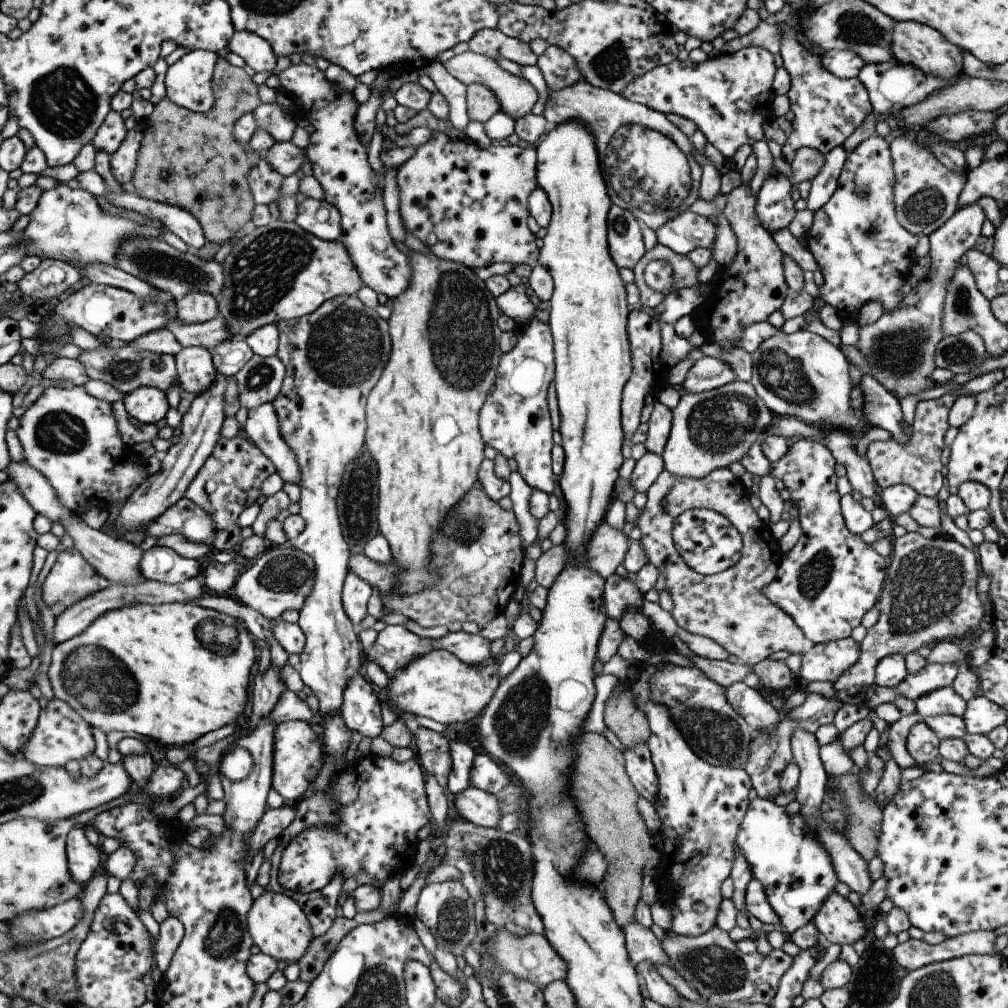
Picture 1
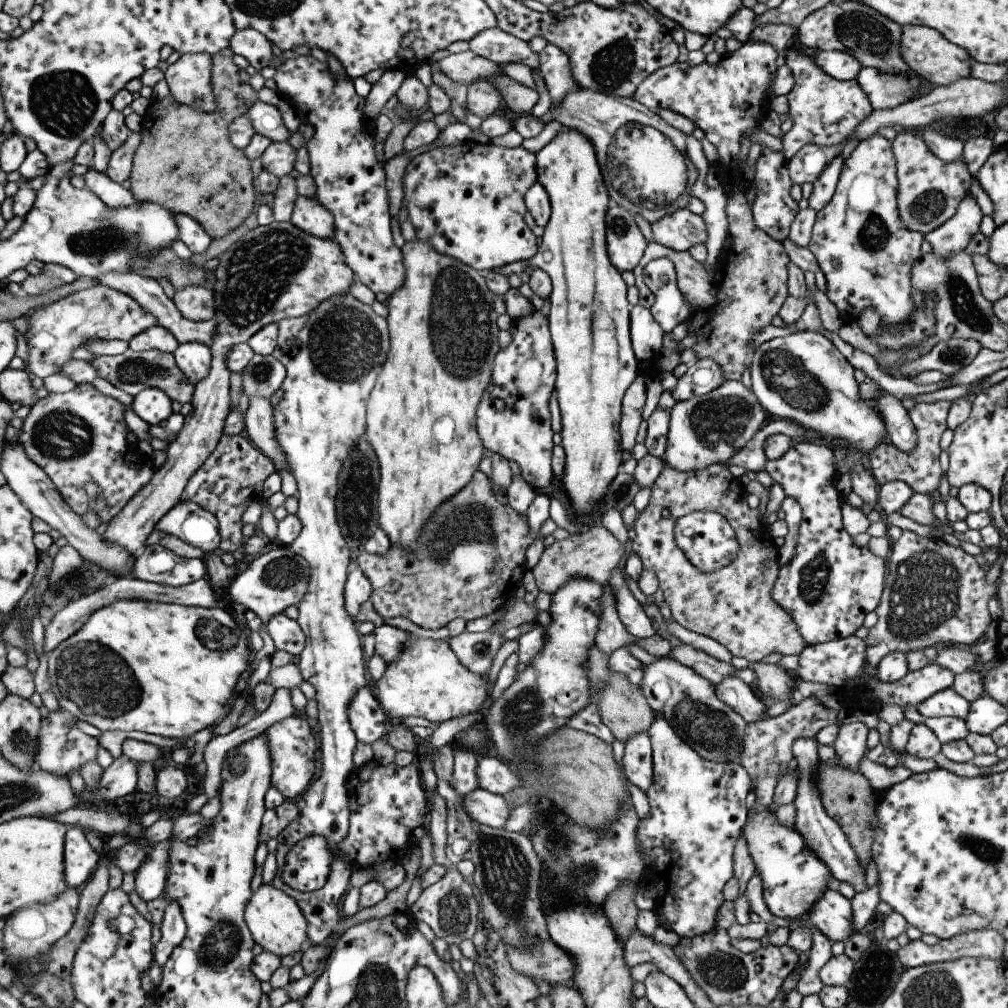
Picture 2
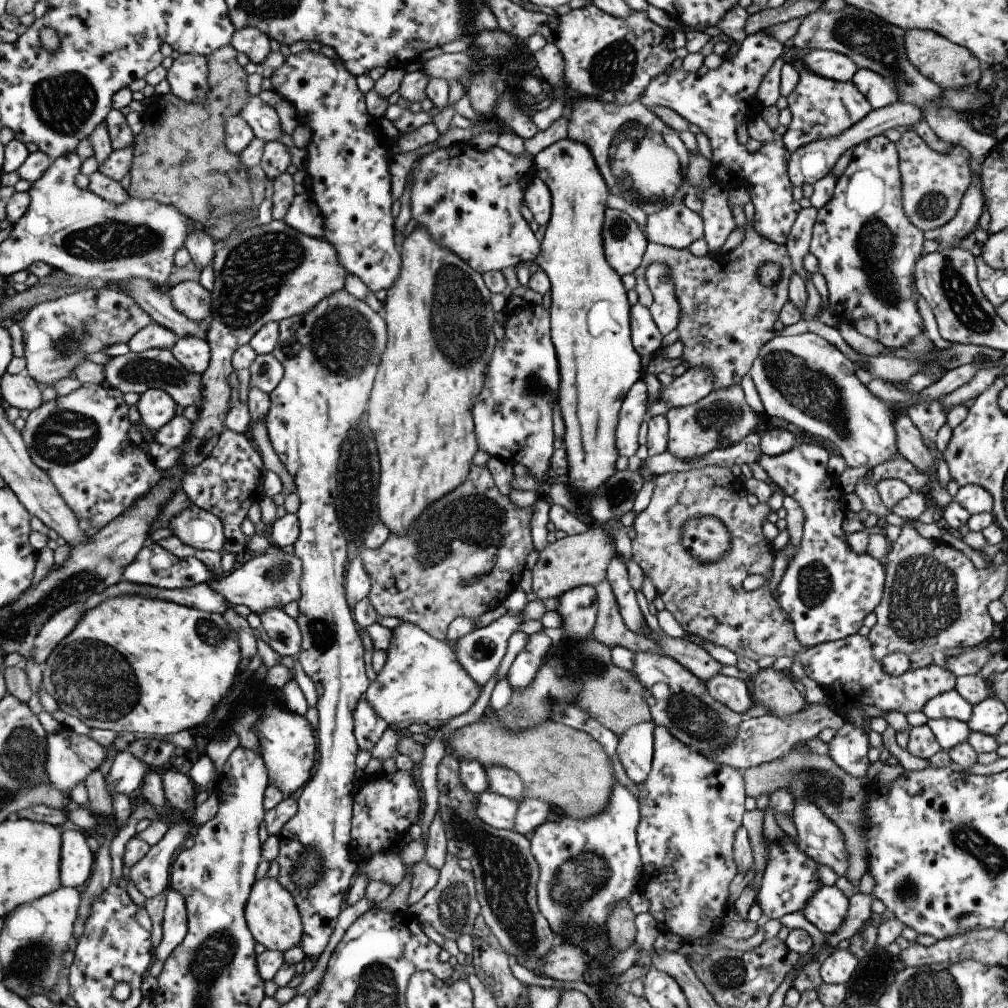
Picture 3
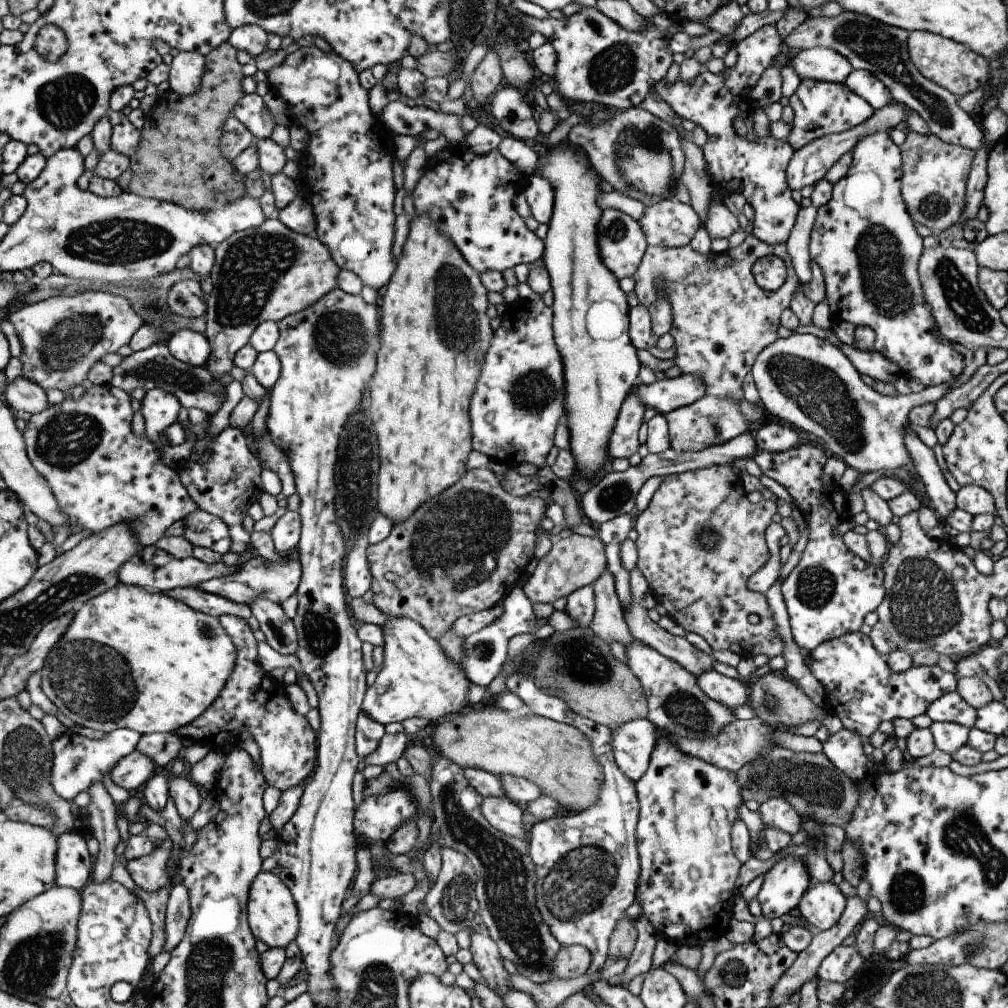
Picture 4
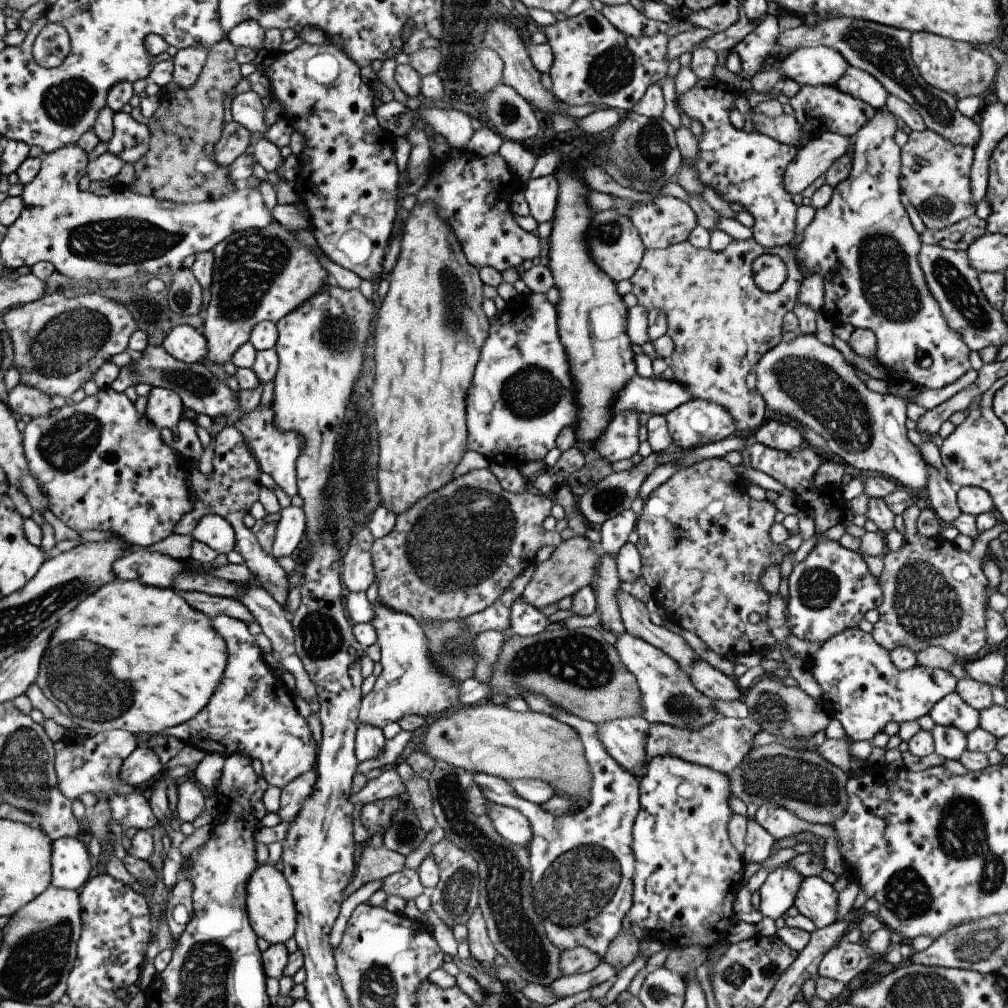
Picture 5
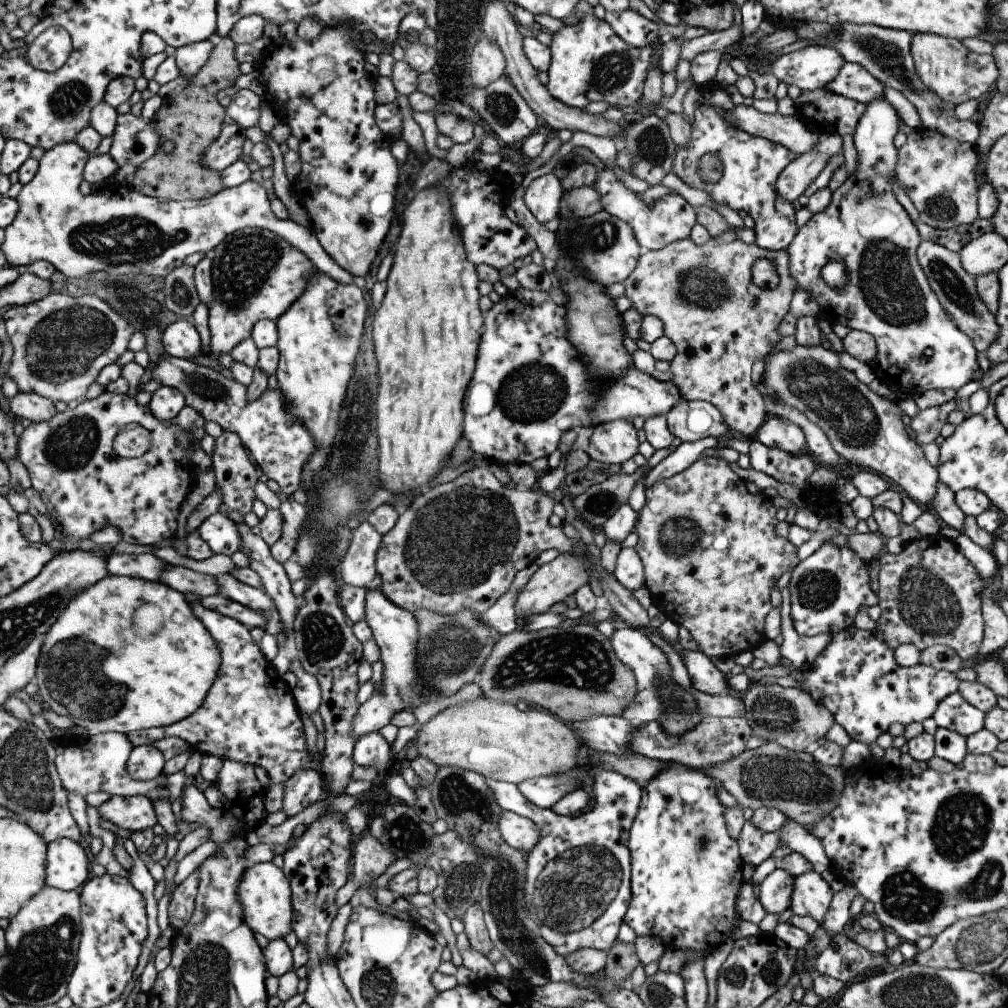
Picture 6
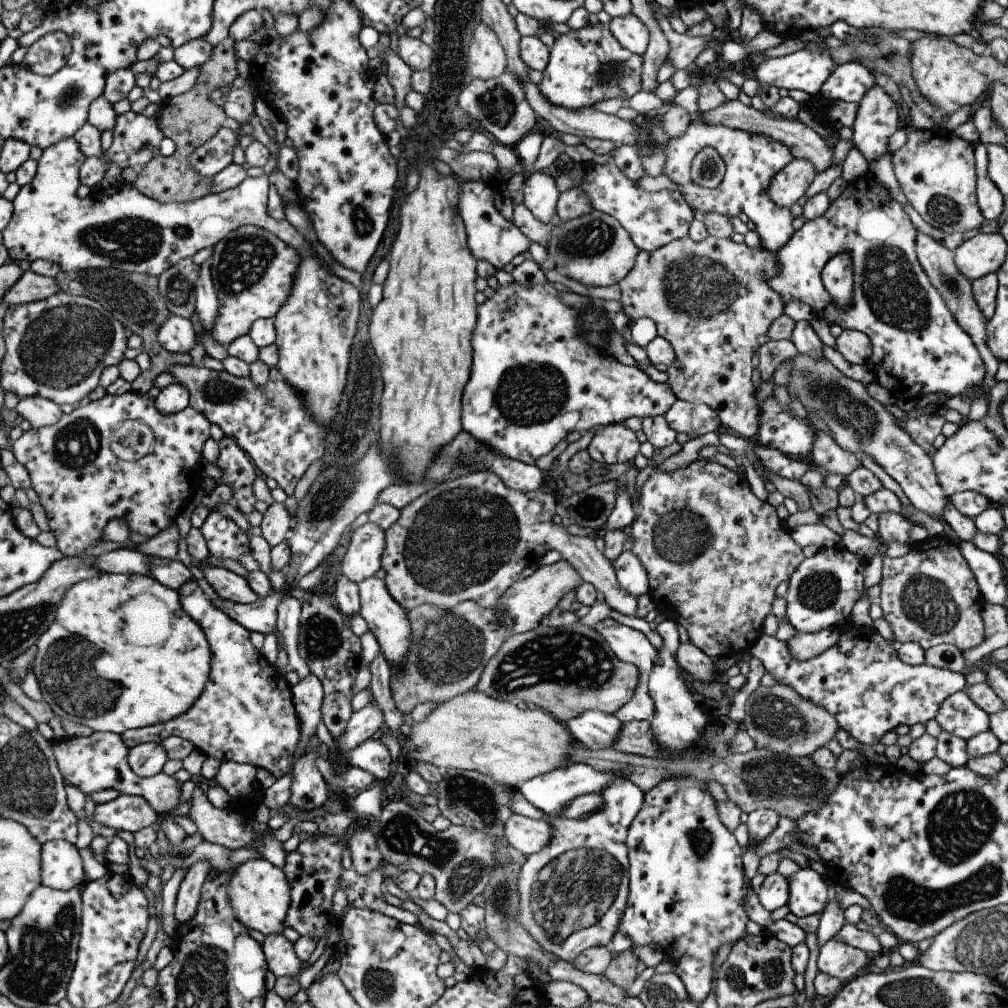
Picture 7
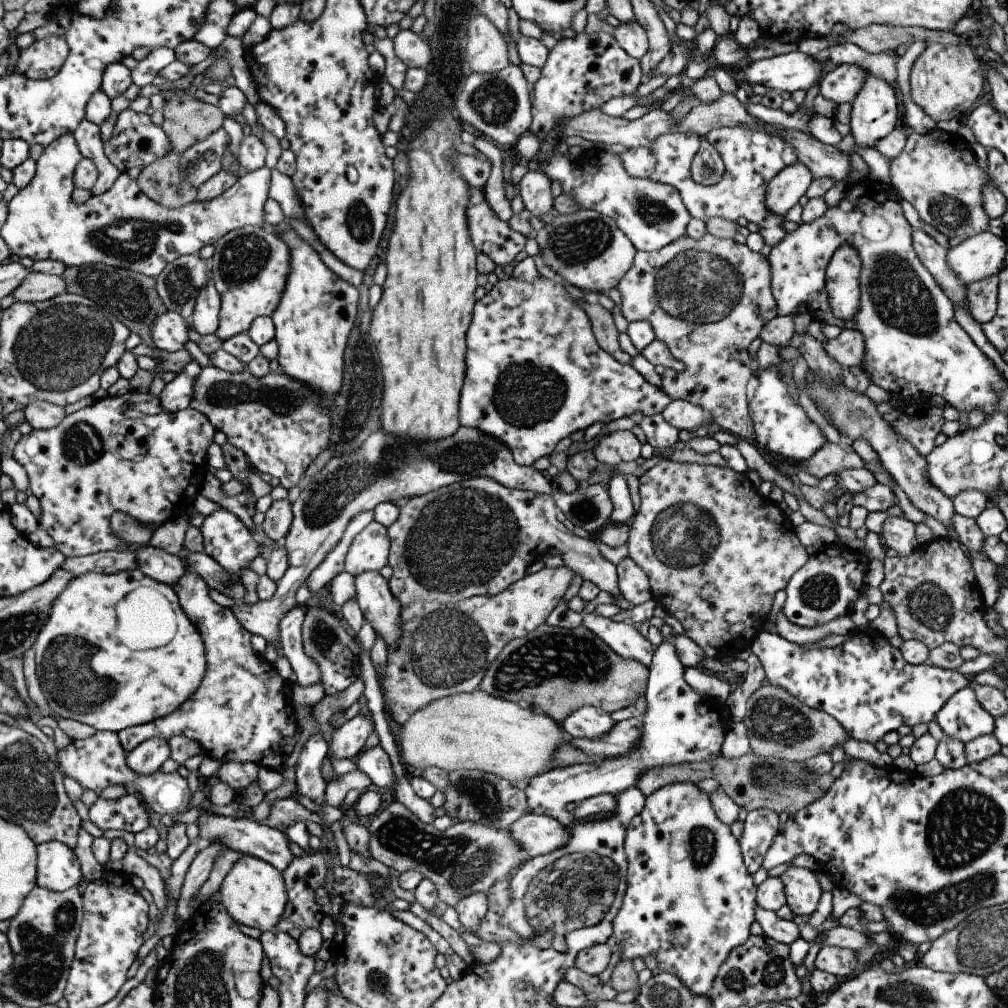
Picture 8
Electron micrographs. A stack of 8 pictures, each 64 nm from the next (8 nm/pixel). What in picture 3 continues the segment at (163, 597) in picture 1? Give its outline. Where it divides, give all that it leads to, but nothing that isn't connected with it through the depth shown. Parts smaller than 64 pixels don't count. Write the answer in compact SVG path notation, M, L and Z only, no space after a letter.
M122 580L118 582L118 584L113 584L112 586L106 588L102 594L94 594L94 596L90 596L82 602L76 602L76 604L70 604L70 606L60 610L54 614L51 619L48 619L39 630L37 637L34 639L34 654L32 654L32 660L36 662L36 664L40 664L42 666L43 662L46 662L50 653L54 651L57 646L78 626L78 622L84 618L84 614L86 614L87 610L92 610L92 608L96 608L96 606L100 606L106 598L116 598L117 596L122 595L142 595L146 598L153 599L162 599L166 602L175 602L179 605L184 605L190 608L216 613L216 614L224 614L228 608L233 608L236 611L236 614L243 616L246 618L251 610L247 606L244 605L235 605L232 606L223 596L220 596L216 590L212 590L209 586L209 582L202 582L200 584L194 584L194 586L184 587L179 589L164 589L158 588L156 586L144 586L144 584L134 584L134 582L128 582L128 580Z

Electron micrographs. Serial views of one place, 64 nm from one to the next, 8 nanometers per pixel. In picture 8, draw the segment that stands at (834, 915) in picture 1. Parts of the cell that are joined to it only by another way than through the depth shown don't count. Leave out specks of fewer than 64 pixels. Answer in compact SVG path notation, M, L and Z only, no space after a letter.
M791 865L780 878L784 882L787 905L795 915L810 916L816 911L824 893L818 882L817 871Z

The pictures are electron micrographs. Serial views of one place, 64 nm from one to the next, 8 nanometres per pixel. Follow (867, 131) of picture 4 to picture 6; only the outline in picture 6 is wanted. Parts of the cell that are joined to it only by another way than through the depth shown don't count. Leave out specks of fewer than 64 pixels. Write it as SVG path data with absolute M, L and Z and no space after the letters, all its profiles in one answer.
M822 133L819 135L816 148L808 150L806 154L797 156L778 176L776 192L794 202L796 198L810 186L810 183L826 168L830 158L843 149L844 140L835 133Z

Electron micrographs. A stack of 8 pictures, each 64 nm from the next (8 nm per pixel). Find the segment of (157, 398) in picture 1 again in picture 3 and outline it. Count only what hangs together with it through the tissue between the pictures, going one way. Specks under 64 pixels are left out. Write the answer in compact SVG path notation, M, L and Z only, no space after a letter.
M150 388L136 402L141 421L151 433L160 430L176 416L176 402L163 390Z

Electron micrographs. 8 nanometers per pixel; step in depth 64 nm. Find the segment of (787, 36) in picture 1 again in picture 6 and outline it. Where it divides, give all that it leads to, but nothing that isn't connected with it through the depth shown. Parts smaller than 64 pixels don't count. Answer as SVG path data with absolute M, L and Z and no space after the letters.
M826 88L802 90L800 98L794 100L796 116L810 129L810 132L835 133L840 136L853 134L862 118L866 104L828 92Z

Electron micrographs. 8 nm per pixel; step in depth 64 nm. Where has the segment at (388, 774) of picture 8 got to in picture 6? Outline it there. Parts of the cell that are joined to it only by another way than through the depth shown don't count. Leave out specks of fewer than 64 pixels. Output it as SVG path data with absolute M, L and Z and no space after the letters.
M372 730L355 741L353 758L356 765L376 768L380 776L391 770L390 745L379 731Z

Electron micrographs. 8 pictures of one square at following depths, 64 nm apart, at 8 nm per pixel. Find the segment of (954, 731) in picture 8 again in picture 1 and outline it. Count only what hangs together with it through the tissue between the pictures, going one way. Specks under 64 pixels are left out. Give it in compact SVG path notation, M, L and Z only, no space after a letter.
M948 686L935 692L930 692L916 701L918 715L934 717L937 715L953 715L962 717L968 702L963 700L952 688Z

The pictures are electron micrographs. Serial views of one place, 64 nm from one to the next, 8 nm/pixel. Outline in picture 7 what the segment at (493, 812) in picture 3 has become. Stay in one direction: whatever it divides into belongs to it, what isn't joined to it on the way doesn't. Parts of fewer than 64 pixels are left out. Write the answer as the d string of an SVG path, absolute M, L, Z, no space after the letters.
M511 813L504 822L503 840L528 857L552 842L552 826L544 818L538 820Z

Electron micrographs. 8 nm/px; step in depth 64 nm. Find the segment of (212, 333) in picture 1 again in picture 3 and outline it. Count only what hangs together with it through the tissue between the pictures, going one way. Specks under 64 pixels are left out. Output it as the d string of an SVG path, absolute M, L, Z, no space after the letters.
M136 276L116 282L110 280L105 285L116 286L116 289L130 295L151 316L154 323L172 330L176 338L194 336L207 340L206 334L210 326L208 320L194 321L180 314L172 305L169 294L158 283Z

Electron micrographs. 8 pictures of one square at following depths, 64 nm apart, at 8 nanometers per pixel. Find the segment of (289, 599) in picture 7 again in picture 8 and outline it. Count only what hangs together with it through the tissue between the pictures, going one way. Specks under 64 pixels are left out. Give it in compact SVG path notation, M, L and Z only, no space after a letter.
M297 603L294 609L288 610L286 616L280 620L278 634L280 647L284 650L284 654L290 662L292 672L296 673L296 683L298 685L310 686L310 684L321 684L320 668L304 652L302 642L304 614L304 606Z

